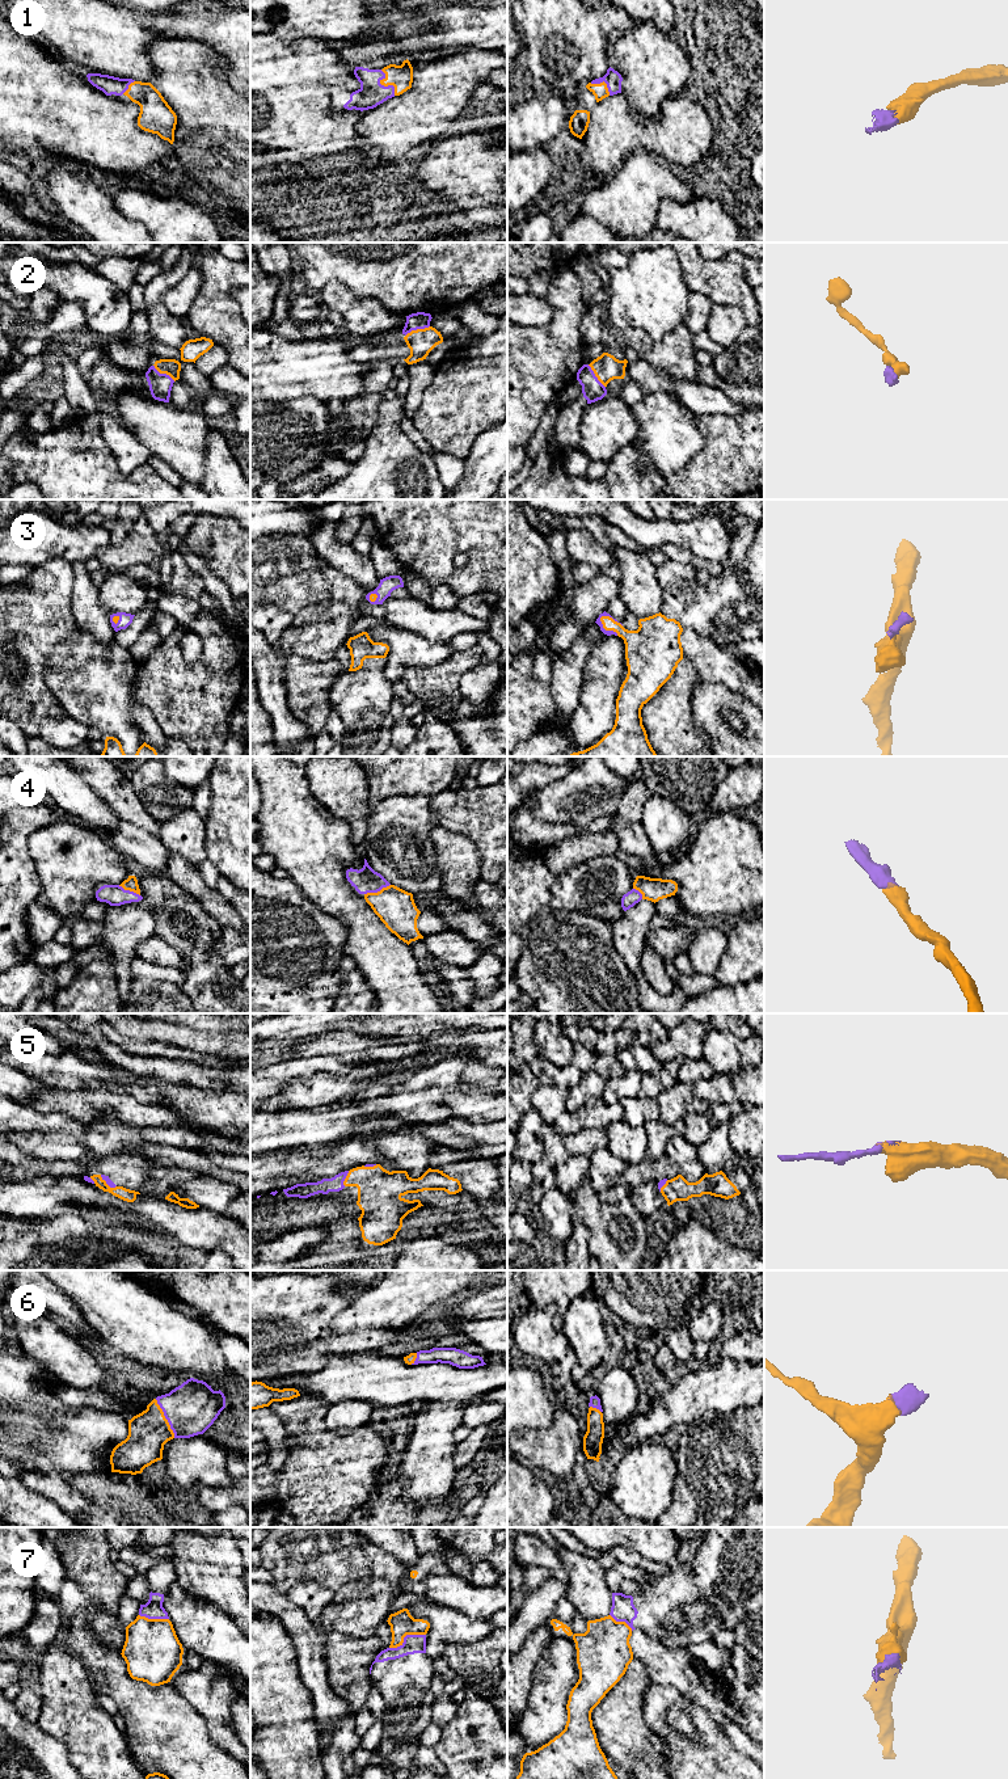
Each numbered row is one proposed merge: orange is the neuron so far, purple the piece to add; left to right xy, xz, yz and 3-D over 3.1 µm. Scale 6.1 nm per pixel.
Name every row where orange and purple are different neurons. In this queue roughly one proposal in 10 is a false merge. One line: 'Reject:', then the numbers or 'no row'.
Reject: no row

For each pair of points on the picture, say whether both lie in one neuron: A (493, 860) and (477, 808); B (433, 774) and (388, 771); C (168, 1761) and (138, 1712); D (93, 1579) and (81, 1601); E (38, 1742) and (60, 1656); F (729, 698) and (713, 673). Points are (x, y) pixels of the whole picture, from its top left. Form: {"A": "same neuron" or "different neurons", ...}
{"A": "same neuron", "B": "same neuron", "C": "same neuron", "D": "different neurons", "E": "different neurons", "F": "different neurons"}

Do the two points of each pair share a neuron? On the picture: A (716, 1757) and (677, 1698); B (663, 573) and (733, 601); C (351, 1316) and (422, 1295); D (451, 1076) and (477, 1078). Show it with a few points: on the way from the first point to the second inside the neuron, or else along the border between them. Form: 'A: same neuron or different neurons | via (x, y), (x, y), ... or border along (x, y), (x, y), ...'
A: same neuron | via (712, 1741), (705, 1725), (692, 1711)
B: same neuron | via (675, 593), (683, 601), (713, 601)
C: same neuron | via (368, 1309), (392, 1303), (401, 1295), (405, 1295)
D: different neurons | border along (480, 1061), (469, 1061), (464, 1066), (458, 1087)

